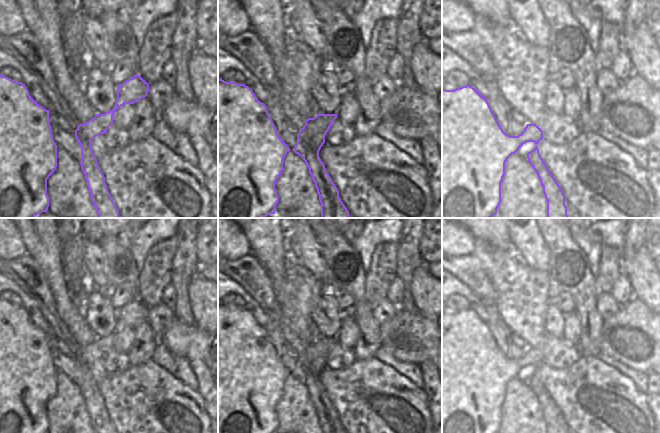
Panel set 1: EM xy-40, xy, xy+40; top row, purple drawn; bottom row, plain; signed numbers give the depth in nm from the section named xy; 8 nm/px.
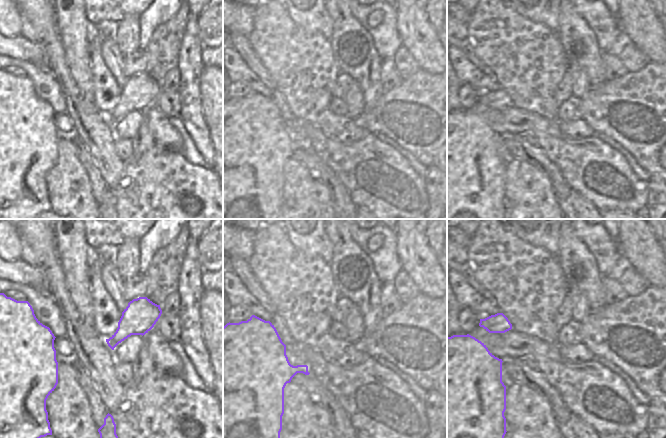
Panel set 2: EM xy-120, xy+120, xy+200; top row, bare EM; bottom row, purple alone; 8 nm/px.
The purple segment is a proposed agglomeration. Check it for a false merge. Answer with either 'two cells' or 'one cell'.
one cell

